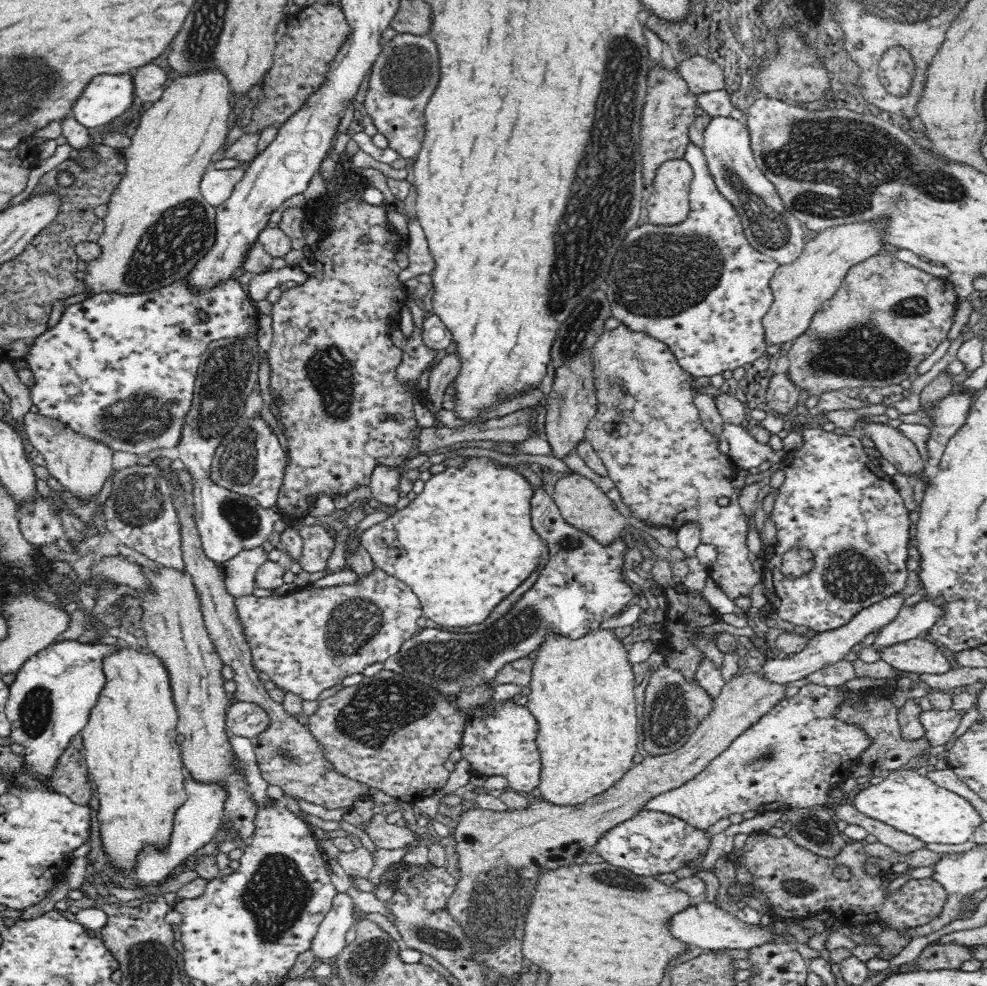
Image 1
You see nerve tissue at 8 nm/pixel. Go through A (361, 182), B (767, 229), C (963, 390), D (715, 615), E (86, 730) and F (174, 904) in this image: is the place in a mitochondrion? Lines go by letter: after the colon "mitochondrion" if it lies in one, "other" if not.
A: other
B: mitochondrion
C: other
D: other
E: other
F: other

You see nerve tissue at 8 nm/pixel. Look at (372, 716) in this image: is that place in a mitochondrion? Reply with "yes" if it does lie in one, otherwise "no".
yes

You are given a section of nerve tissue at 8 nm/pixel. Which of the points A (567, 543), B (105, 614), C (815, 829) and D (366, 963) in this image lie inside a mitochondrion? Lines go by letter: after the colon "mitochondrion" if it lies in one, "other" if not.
A: mitochondrion
B: mitochondrion
C: mitochondrion
D: mitochondrion

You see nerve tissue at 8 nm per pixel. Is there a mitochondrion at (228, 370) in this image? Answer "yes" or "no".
yes

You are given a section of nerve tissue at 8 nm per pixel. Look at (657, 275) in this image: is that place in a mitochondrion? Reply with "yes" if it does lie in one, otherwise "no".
yes

